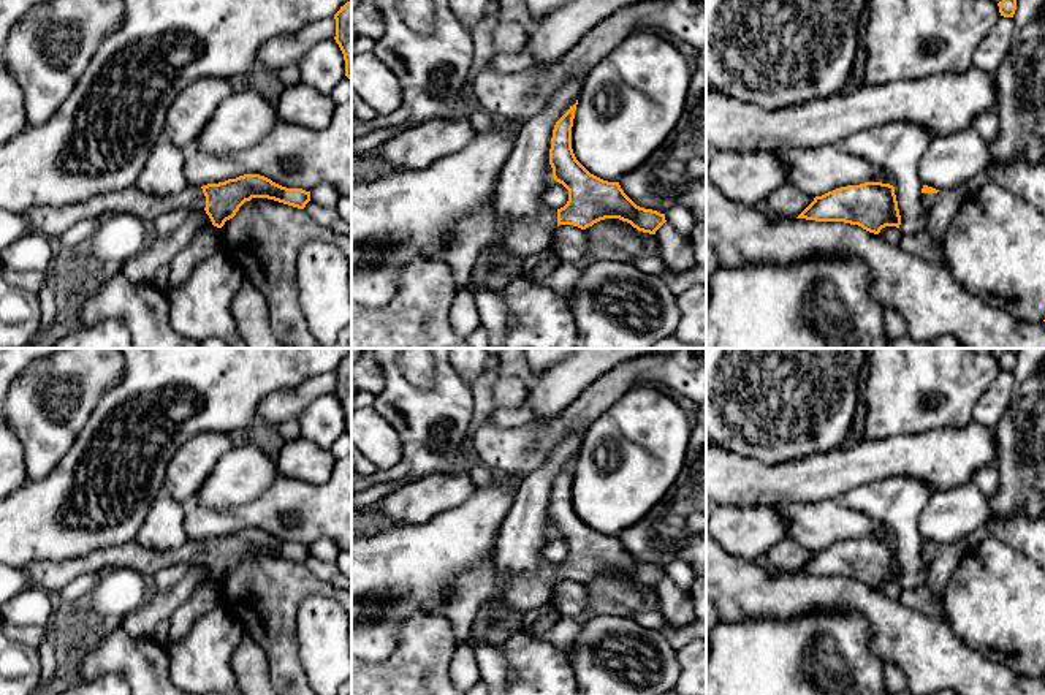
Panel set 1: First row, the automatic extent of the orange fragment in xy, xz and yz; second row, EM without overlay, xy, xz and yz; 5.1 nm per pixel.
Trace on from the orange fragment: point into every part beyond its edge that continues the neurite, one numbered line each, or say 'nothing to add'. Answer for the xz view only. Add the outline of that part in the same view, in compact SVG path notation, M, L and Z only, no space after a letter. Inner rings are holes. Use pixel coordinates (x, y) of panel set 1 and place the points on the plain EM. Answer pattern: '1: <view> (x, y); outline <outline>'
1: xz (472, 588); outline M492 551L481 564L462 572L454 579L437 614L450 622L458 643L462 643L470 632L478 608L491 597L502 594L511 605L526 613L551 602L556 581L557 564L542 559L535 573L500 586Z

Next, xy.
1: xy (51, 577); outline M190 540L176 549L150 551L130 541L93 551L84 557L66 559L62 562L33 562L21 567L32 586L46 592L57 594L63 586L86 573L101 573L104 568L131 568L152 579L162 568L176 564L204 564L206 551L201 541Z

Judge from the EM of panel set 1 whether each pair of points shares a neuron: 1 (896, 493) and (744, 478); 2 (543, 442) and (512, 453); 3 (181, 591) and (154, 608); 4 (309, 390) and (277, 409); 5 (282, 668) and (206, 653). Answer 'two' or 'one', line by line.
1: two
2: one
3: one
4: one
5: two

